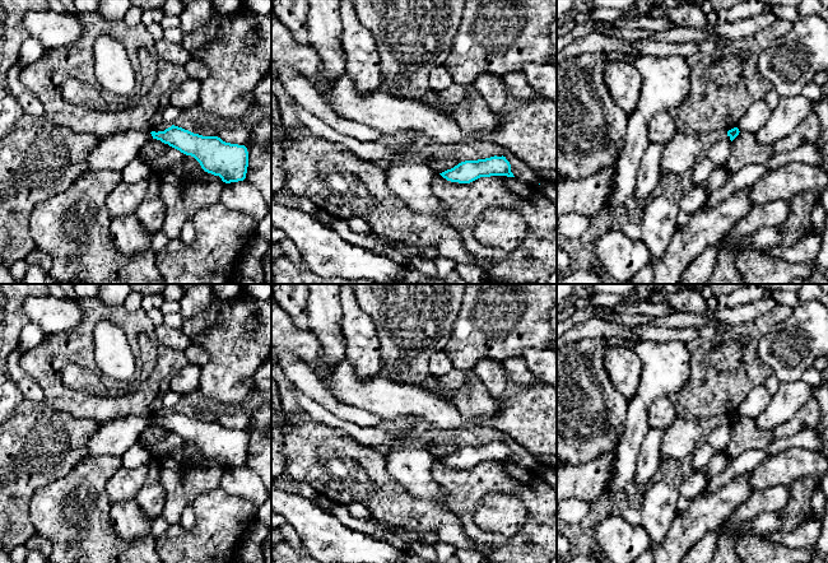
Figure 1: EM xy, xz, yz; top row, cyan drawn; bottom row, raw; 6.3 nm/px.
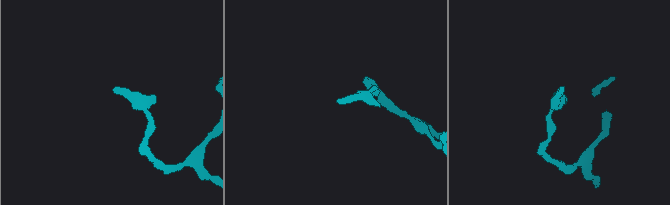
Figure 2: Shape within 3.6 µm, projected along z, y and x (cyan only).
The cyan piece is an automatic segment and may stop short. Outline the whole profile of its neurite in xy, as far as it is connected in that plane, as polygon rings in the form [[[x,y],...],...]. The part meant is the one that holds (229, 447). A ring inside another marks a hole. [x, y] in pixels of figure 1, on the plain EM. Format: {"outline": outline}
{"outline": [[[175,410],[164,417],[152,417],[150,419],[153,424],[161,425],[181,438],[194,442],[205,457],[219,461],[225,469],[238,467],[246,464],[248,437],[245,431],[225,428],[218,422],[203,422],[194,419]]]}

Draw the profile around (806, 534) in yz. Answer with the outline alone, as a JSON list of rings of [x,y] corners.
[[[809,517],[792,531],[777,531],[767,535],[767,539],[781,543],[791,549],[814,548],[820,538],[822,522]]]

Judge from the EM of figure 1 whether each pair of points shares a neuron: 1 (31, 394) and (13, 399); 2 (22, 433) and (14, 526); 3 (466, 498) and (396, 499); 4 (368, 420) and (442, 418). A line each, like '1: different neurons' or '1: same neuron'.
1: different neurons
2: same neuron
3: different neurons
4: different neurons

